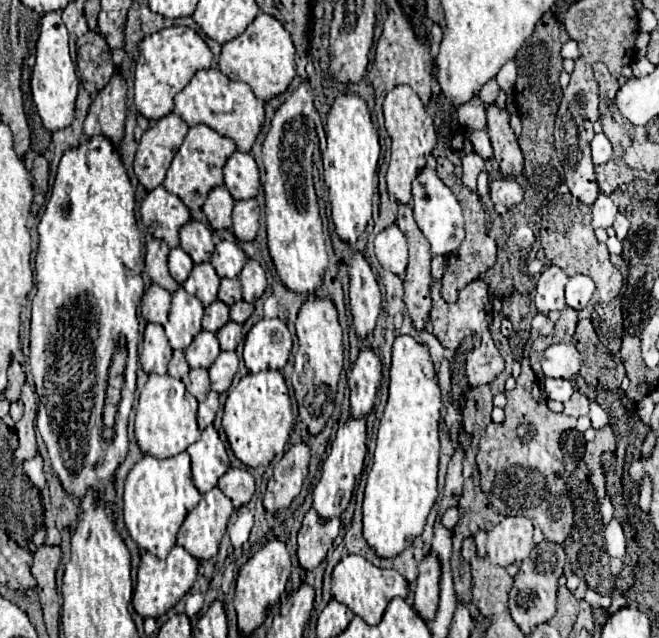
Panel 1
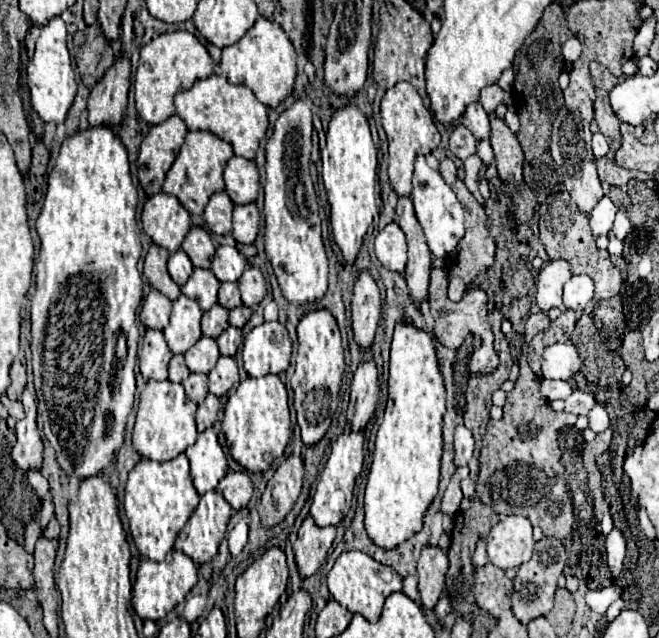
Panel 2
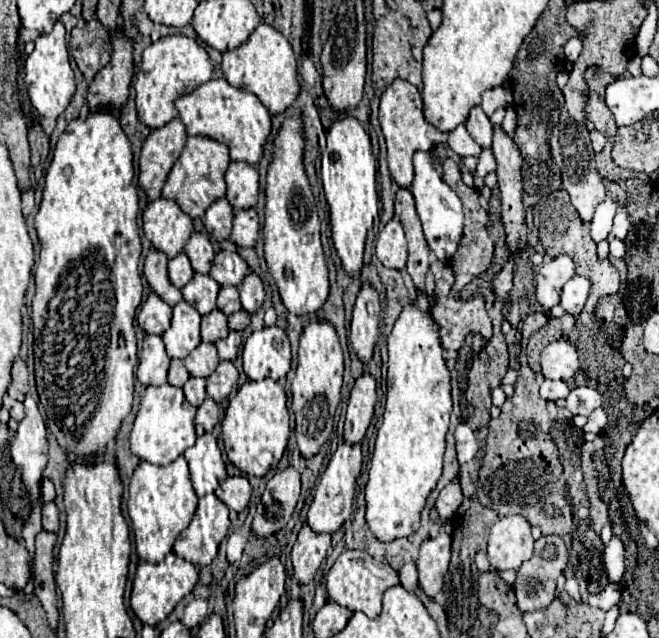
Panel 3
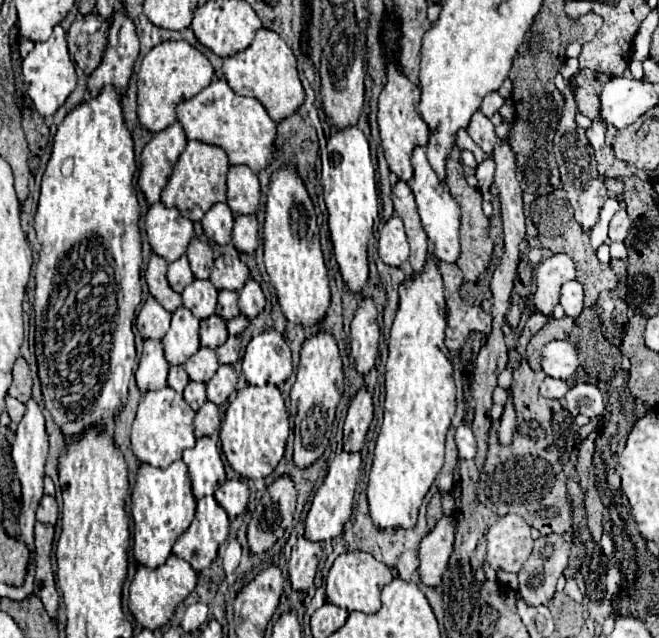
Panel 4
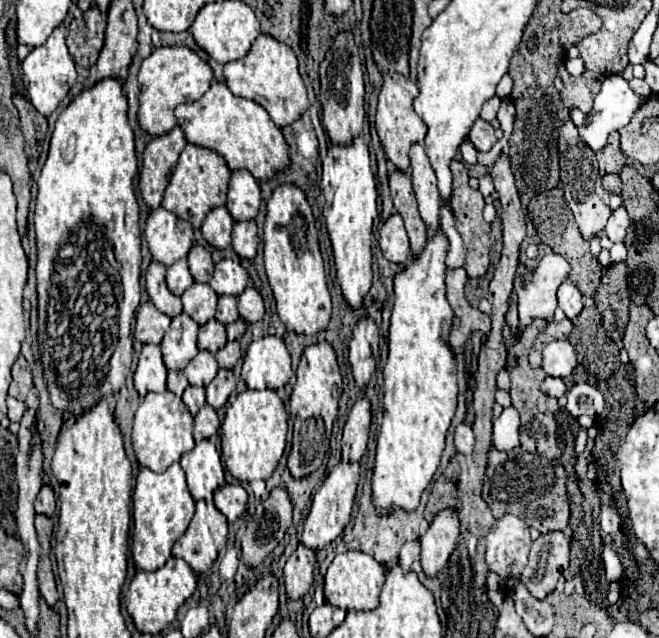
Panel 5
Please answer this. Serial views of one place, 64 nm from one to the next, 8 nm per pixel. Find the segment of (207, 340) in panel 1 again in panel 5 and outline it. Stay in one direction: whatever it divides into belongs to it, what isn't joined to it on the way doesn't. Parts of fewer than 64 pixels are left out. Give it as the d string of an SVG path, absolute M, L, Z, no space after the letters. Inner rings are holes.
M198 352L190 364L184 368L184 374L194 386L208 386L218 372L218 362L212 352Z

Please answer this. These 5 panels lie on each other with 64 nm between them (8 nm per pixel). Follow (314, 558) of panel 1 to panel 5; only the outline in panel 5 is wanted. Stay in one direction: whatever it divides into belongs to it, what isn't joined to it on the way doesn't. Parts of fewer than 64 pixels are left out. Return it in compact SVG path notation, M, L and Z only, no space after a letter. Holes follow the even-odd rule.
M298 544L298 548L284 566L284 586L290 598L302 598L310 590L314 580L314 566L316 550Z

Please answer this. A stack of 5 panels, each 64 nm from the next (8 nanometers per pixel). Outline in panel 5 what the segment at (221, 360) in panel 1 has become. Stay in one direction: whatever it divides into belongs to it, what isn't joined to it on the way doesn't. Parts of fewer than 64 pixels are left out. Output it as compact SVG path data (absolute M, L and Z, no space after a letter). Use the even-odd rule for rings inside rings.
M220 368L216 378L206 386L206 402L216 410L228 402L228 396L236 390L236 378L232 370Z

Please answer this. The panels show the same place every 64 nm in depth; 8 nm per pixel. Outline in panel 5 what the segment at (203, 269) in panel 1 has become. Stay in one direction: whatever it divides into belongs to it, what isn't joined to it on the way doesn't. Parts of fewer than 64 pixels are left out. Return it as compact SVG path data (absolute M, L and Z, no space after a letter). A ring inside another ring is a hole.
M194 282L184 294L182 294L182 304L184 312L190 314L198 324L206 324L210 318L216 314L216 292L212 292L210 284L200 284Z

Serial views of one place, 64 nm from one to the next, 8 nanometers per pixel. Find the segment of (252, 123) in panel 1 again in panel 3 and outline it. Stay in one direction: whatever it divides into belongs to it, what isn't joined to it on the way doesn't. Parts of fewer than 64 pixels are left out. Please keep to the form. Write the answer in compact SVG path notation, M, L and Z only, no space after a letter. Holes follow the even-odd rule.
M212 78L206 84L192 90L190 94L180 96L176 100L176 110L188 134L214 138L230 148L232 160L248 162L252 166L258 164L262 156L262 148L270 134L272 120L270 120L270 112L262 106L262 102L252 92L234 88L224 78Z

